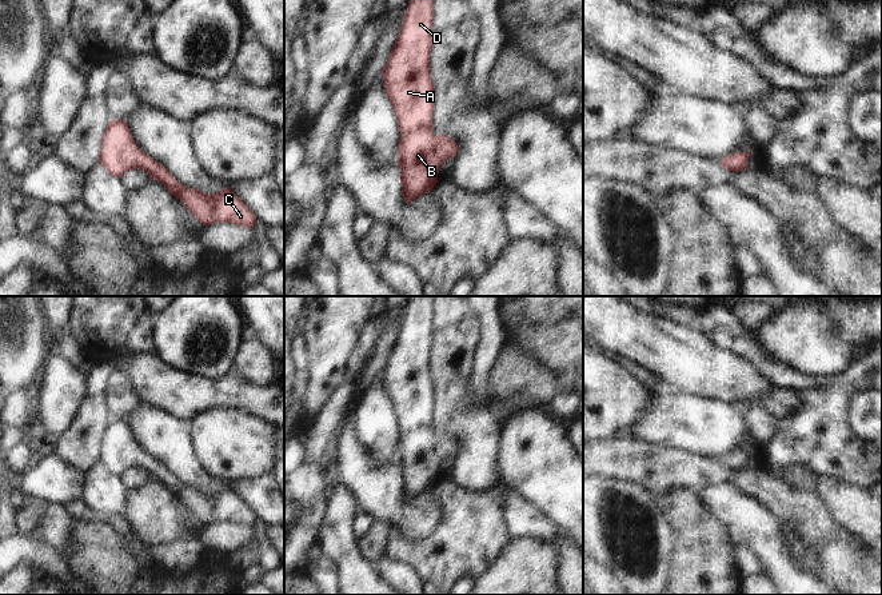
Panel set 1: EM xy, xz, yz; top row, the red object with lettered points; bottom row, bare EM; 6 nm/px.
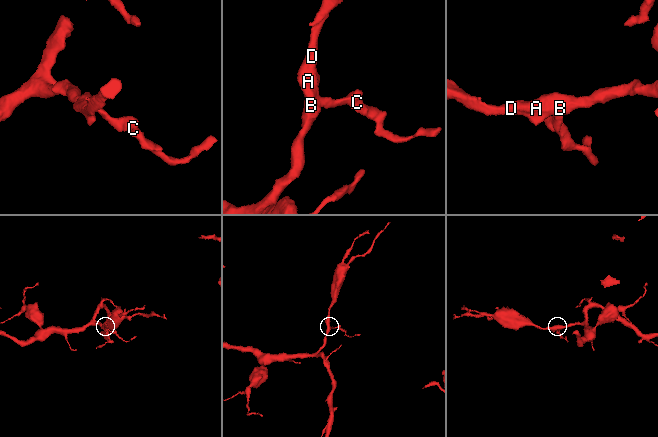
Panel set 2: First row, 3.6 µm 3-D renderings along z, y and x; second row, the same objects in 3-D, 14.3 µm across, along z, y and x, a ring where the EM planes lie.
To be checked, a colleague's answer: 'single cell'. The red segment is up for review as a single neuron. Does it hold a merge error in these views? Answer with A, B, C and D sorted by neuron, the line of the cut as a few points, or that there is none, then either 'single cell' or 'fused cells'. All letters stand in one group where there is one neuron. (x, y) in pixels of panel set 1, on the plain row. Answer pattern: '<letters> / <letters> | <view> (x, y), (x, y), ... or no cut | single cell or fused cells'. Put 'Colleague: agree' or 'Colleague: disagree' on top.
Colleague: agree
A B C D | no cut | single cell

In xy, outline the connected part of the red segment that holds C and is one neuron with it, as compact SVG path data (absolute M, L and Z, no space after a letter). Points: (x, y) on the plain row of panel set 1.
M112 418L107 424L101 435L99 463L113 476L141 467L179 498L203 524L212 522L232 522L248 527L255 524L256 515L230 486L217 492L201 492L180 483L161 463L139 447L124 418Z

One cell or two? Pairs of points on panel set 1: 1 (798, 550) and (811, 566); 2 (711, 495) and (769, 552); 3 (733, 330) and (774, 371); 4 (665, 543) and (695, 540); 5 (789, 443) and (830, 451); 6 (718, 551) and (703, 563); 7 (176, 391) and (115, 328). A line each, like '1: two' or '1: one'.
1: one
2: one
3: one
4: two
5: one
6: one
7: two

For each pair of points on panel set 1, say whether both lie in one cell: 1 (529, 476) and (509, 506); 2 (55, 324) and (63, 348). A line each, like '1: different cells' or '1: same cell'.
1: different cells
2: same cell

